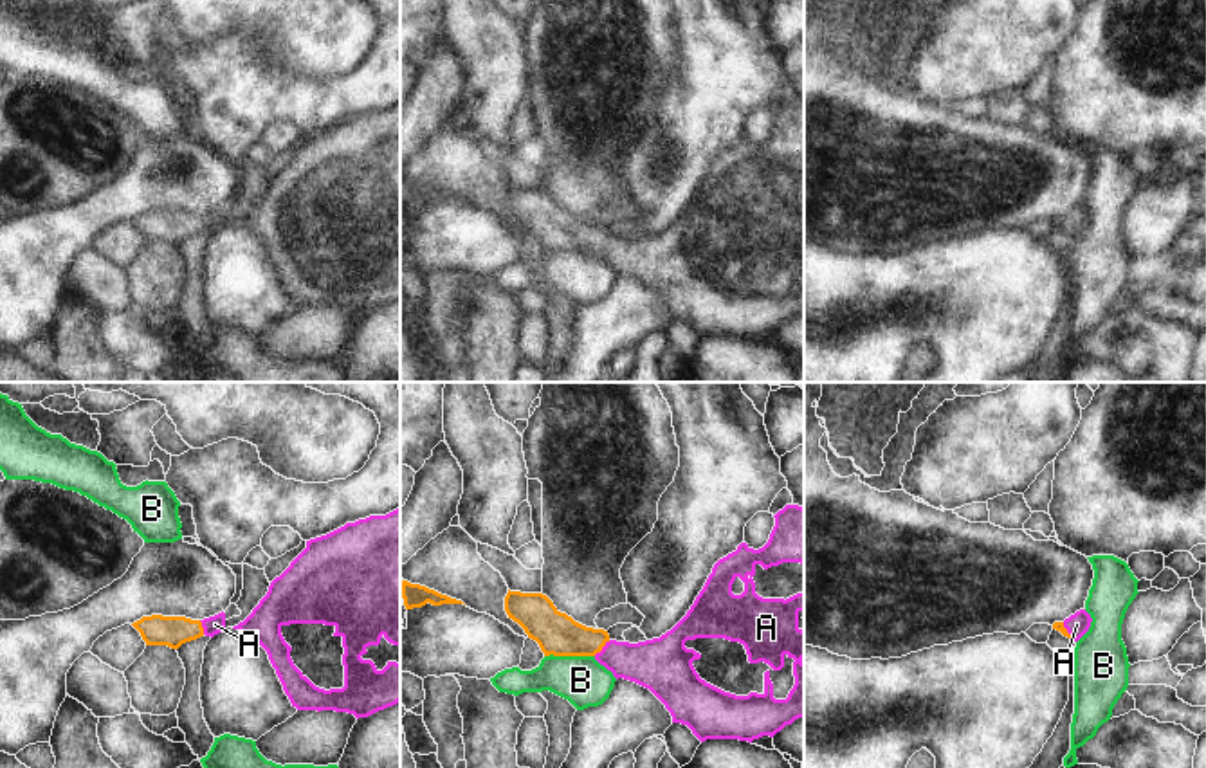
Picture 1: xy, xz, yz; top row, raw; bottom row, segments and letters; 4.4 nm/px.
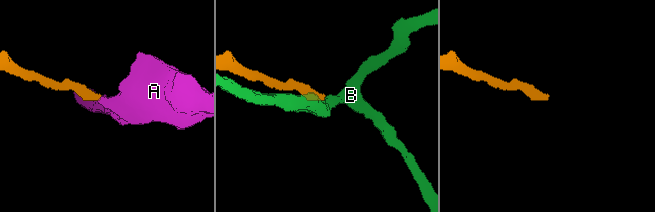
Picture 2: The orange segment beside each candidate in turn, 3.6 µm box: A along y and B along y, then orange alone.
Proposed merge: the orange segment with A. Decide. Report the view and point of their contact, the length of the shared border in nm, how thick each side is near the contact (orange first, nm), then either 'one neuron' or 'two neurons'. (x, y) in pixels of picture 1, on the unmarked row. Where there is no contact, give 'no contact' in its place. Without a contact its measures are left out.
xz (601, 246) | 100 nm | 190/220 nm | one neuron

